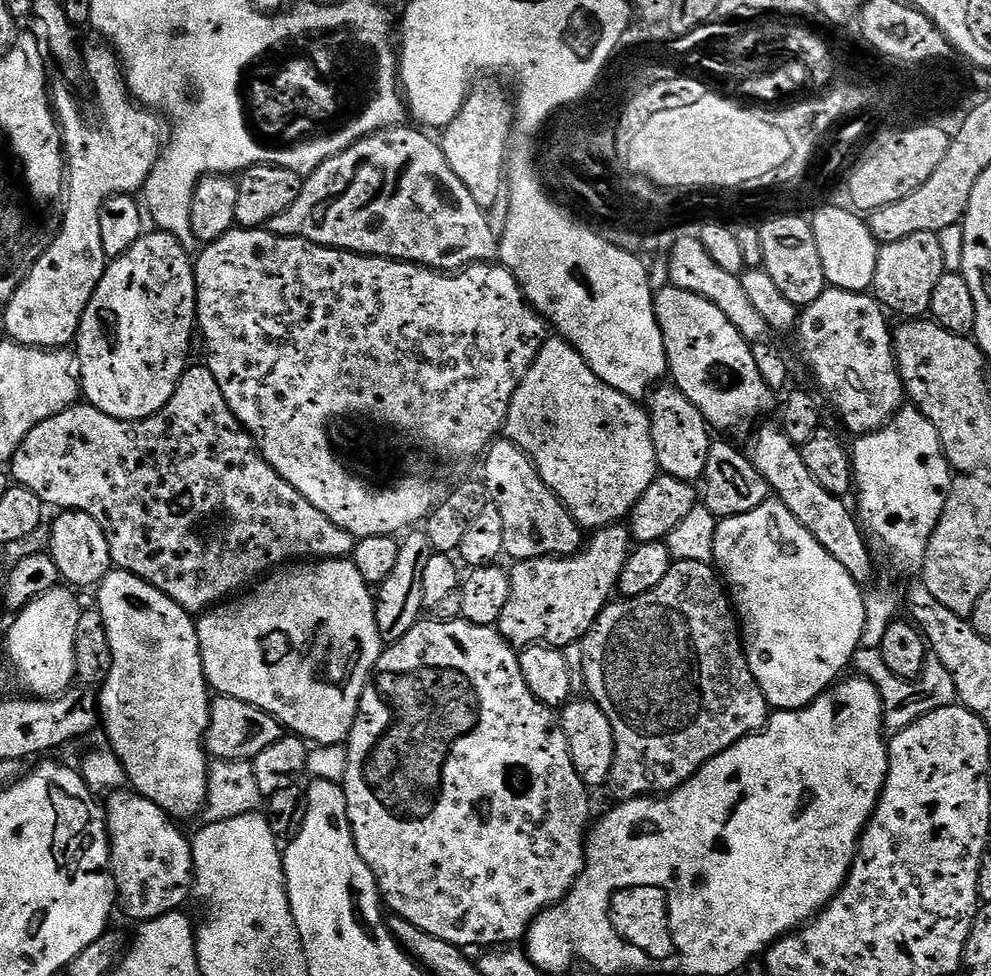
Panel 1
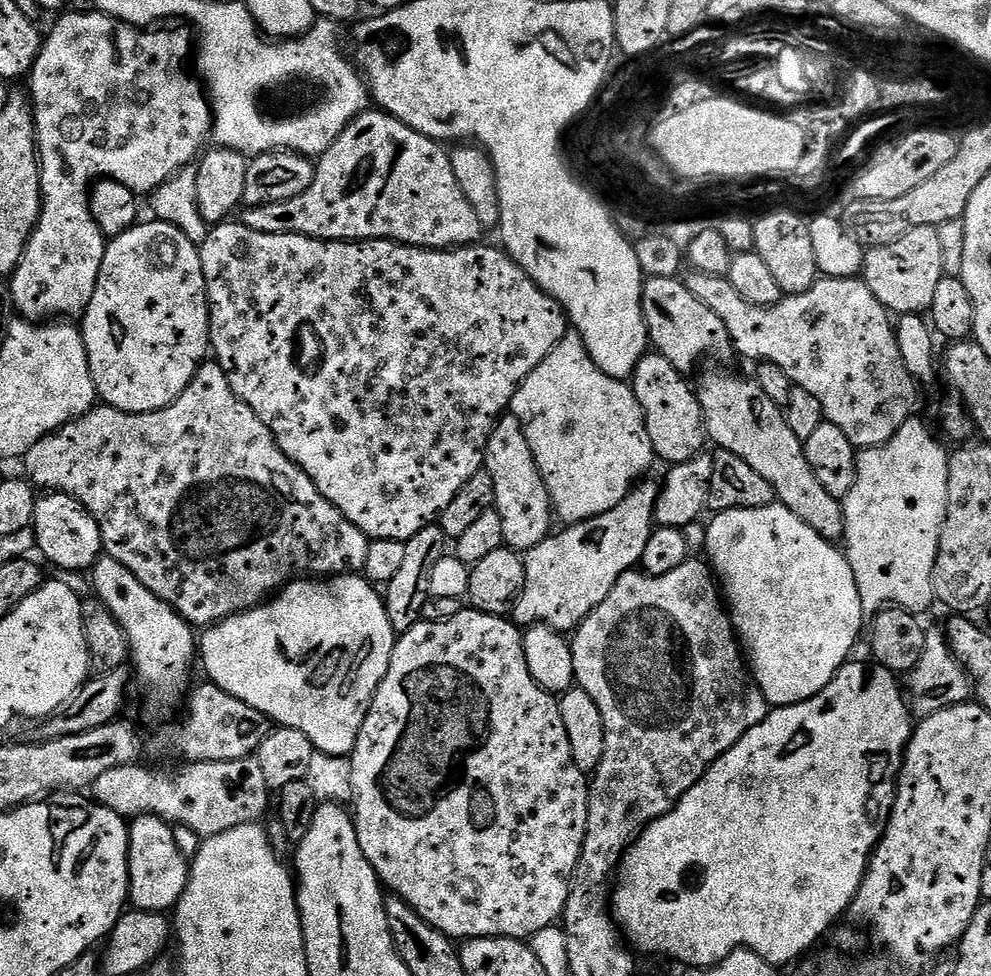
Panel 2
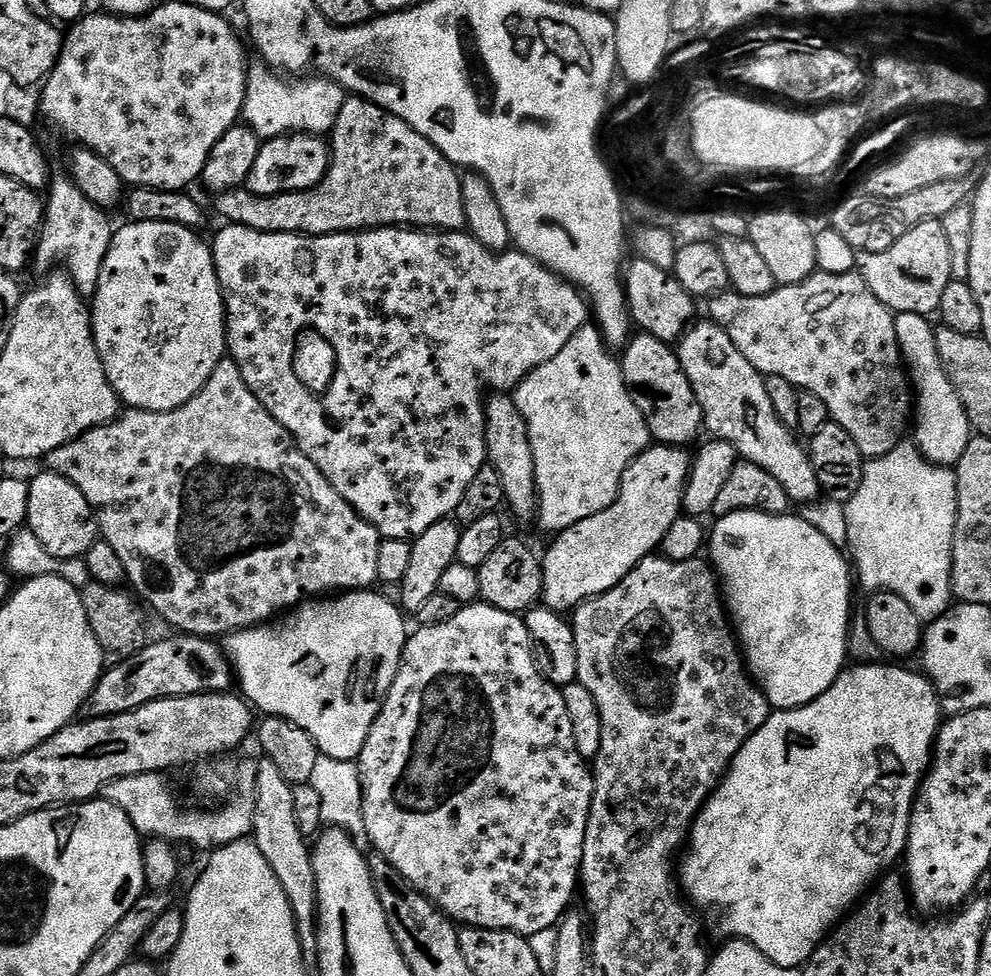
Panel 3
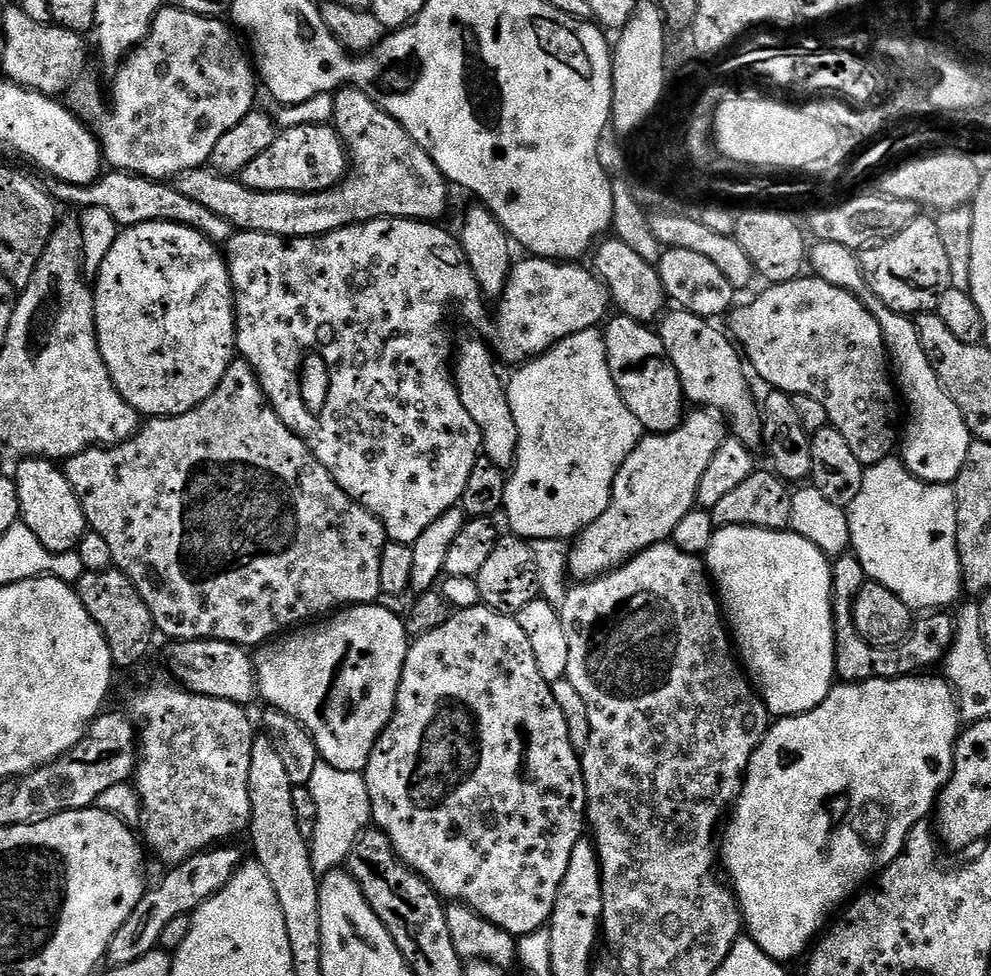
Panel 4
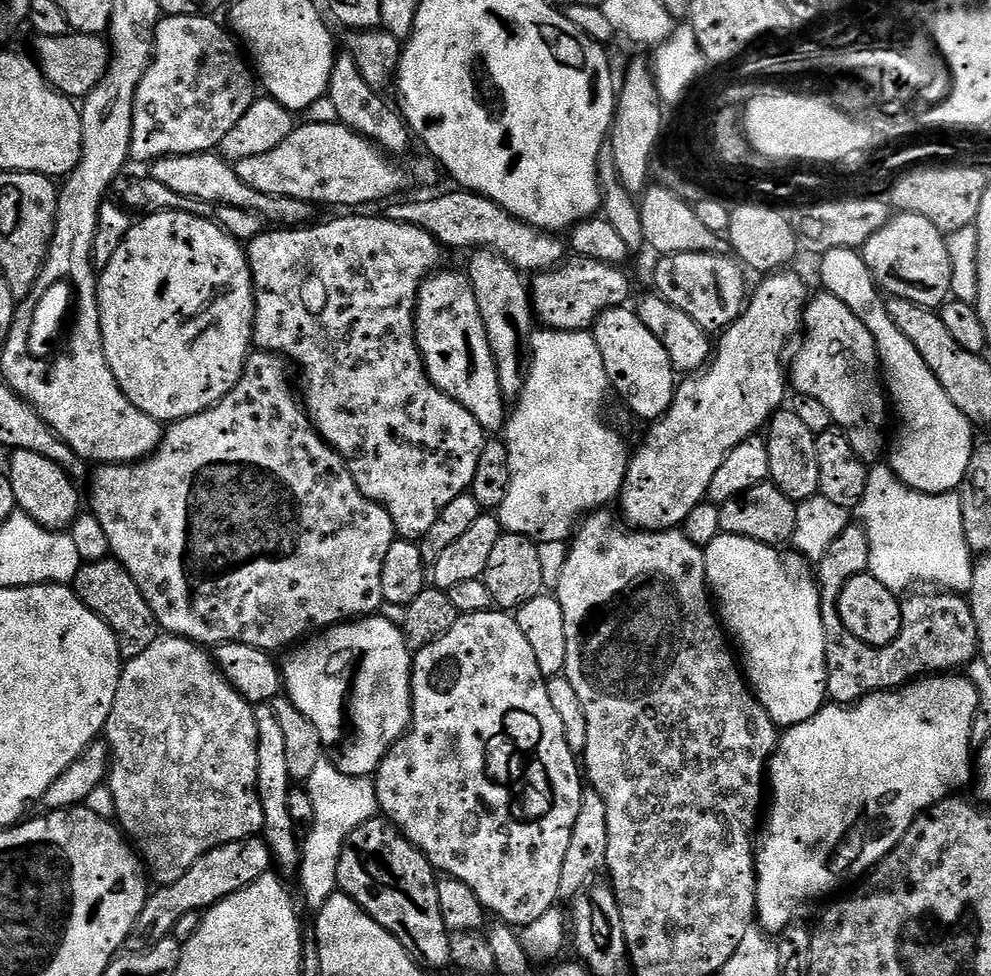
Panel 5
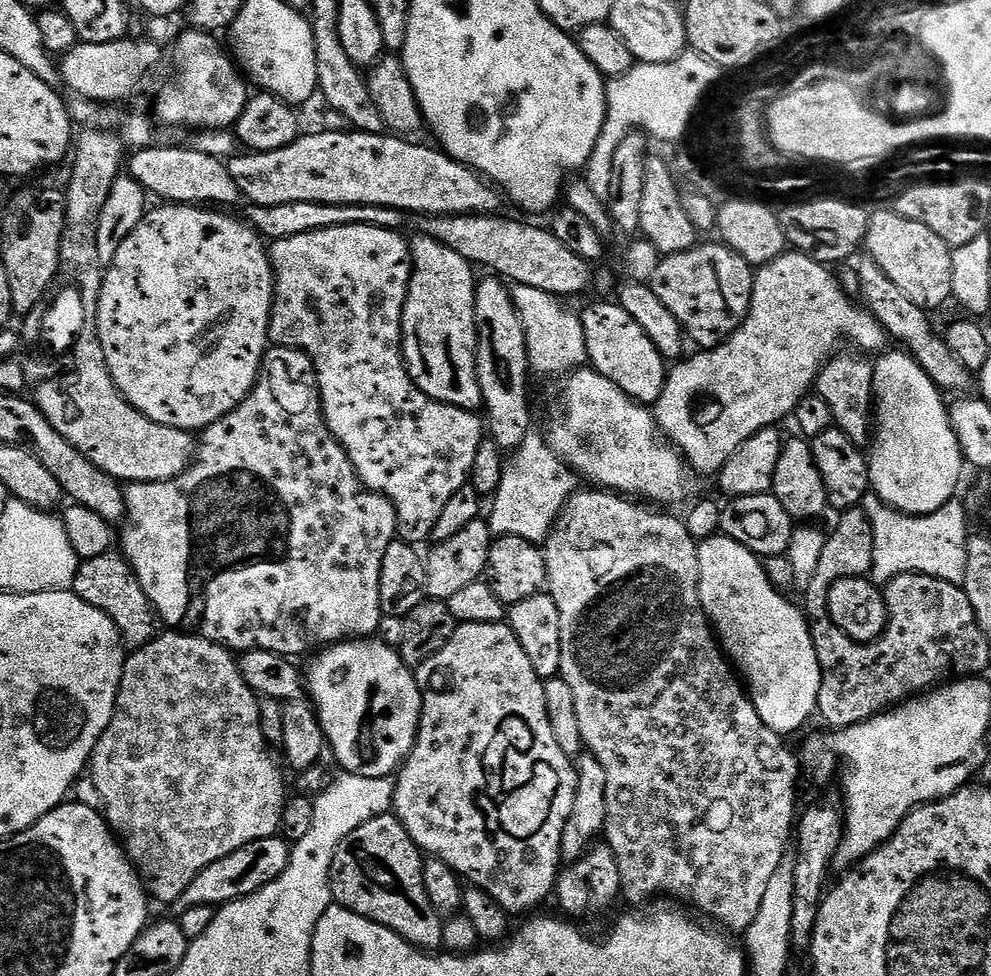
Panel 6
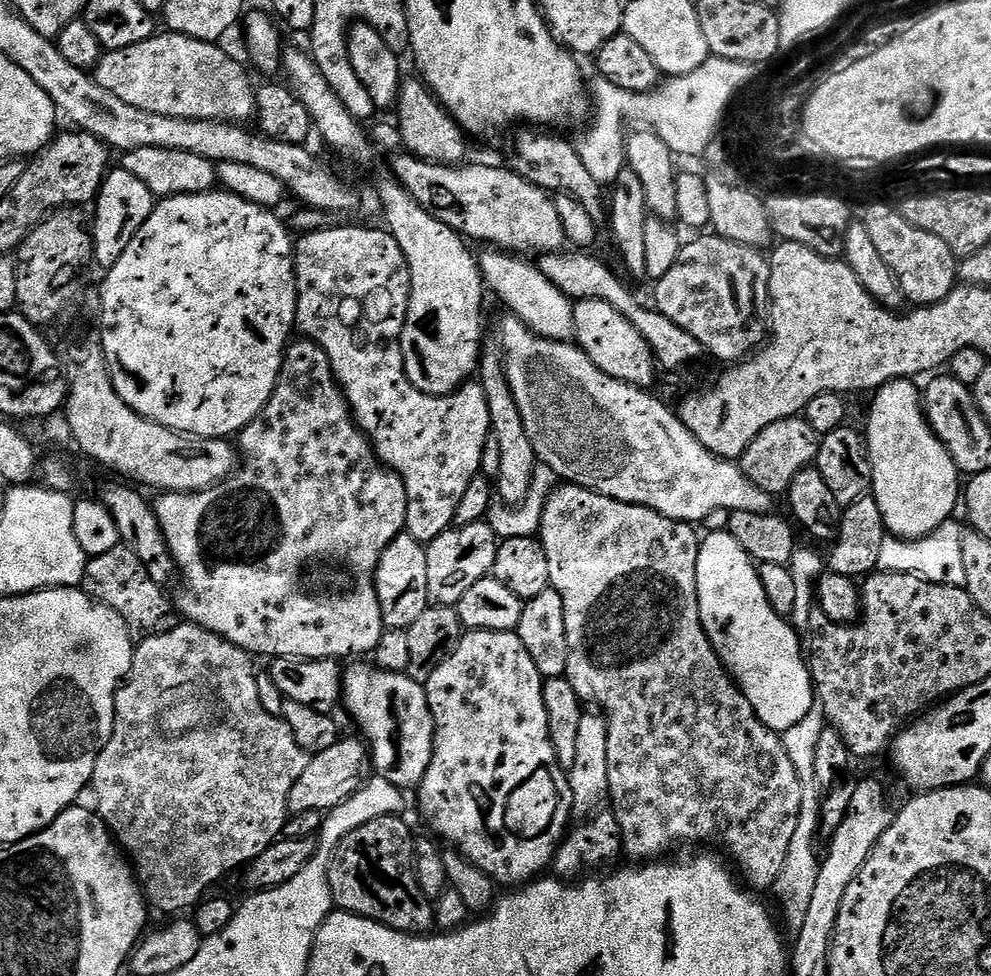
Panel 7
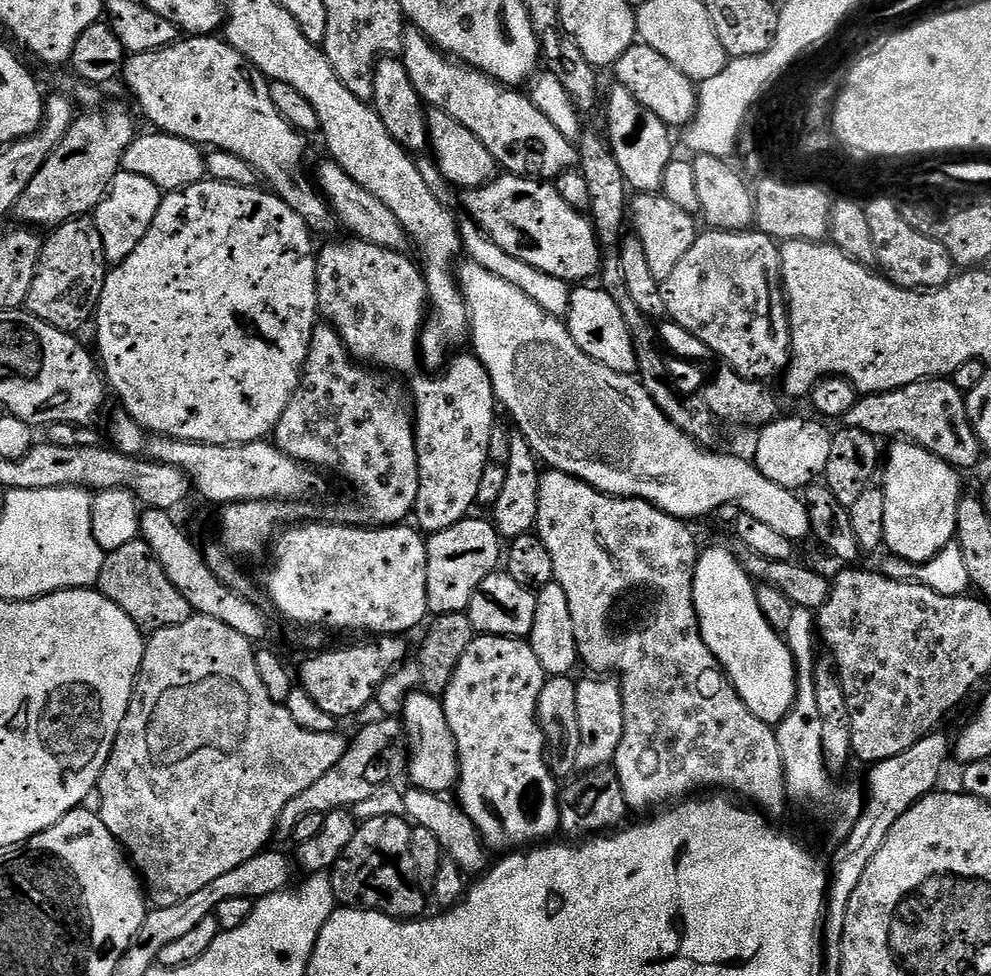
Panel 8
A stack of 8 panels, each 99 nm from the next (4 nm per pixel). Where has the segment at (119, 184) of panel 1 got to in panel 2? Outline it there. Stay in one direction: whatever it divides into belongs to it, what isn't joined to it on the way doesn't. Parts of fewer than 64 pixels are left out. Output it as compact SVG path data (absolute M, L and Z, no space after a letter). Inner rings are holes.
M68 10L60 18L61 20L49 32L46 32L43 37L40 52L36 56L36 61L30 73L30 81L32 80L30 103L32 117L36 123L36 151L40 162L40 199L42 203L40 205L40 220L36 223L32 237L28 239L24 257L20 259L20 264L10 277L11 307L15 311L17 308L20 311L17 313L23 319L33 322L48 322L53 318L83 317L85 310L90 306L90 298L94 298L94 286L98 282L98 274L102 266L106 237L100 232L98 222L94 222L92 211L90 210L88 197L92 185L97 180L113 180L114 182L122 182L122 186L126 186L130 191L137 194L143 194L143 192L145 194L151 193L153 190L162 187L168 180L171 180L176 173L185 171L205 151L212 135L212 121L214 119L211 103L205 89L202 87L201 81L195 75L192 77L184 73L184 59L187 58L188 51L191 48L193 51L194 48L194 36L187 27L152 26L145 30L136 27L134 24L124 24L121 20L116 20L113 16L107 16L105 12L99 10L90 12Z

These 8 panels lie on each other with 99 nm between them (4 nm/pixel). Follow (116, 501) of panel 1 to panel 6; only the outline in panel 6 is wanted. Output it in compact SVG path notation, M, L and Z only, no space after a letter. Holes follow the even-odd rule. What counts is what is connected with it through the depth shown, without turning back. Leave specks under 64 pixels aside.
M269 347L264 354L264 367L260 369L260 379L252 388L252 393L233 412L226 414L209 428L203 429L192 466L182 475L175 476L172 480L149 484L132 482L123 491L127 517L122 528L122 555L134 570L138 582L142 582L142 590L146 590L146 596L156 608L161 621L169 629L213 640L216 644L222 644L225 648L240 654L252 652L257 648L289 658L300 658L303 652L308 652L311 648L320 650L329 644L339 644L342 640L372 638L379 633L376 631L380 628L380 620L382 621L382 562L386 558L386 550L398 536L396 508L385 496L365 488L346 450L334 438L324 417L324 406L320 403L320 383L316 380L316 366L300 349Z

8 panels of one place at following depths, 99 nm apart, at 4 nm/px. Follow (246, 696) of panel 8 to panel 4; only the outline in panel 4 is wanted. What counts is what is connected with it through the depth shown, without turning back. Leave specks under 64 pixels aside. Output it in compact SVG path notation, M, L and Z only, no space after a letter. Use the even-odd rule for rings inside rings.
M166 679L156 680L142 687L130 700L129 717L138 729L138 763L134 773L134 789L140 798L139 827L144 828L142 840L147 851L157 856L164 866L175 866L183 860L189 860L197 852L203 852L213 846L219 845L227 836L240 832L249 827L252 822L252 807L250 806L250 750L254 739L252 720L247 716L245 709L234 702L226 702L222 698L210 698L181 688L175 681Z

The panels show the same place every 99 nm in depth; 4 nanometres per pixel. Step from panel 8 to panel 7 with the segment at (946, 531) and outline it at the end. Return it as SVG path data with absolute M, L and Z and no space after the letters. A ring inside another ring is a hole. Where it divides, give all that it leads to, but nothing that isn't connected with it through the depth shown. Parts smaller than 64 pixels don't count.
M911 379L892 380L876 389L871 397L872 405L868 408L868 453L872 467L872 491L870 495L878 502L878 510L882 510L884 527L893 537L901 540L921 540L929 536L938 526L953 519L952 511L962 500L962 473L956 468L954 458L946 450L946 446L934 434L924 414L922 392L915 388Z

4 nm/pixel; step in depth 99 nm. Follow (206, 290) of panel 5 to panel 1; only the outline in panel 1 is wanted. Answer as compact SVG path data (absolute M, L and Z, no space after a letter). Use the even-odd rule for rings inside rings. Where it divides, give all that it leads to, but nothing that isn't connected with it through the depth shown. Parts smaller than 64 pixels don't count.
M159 230L145 231L144 235L138 238L138 242L134 242L134 246L130 246L130 250L126 250L126 254L115 257L105 267L102 282L98 282L98 286L90 298L90 306L86 306L86 314L82 314L80 333L76 335L74 341L74 351L77 358L80 359L80 387L83 399L87 403L93 404L98 410L102 410L102 414L110 414L110 418L119 420L145 420L153 416L155 412L162 411L166 402L170 402L184 369L189 367L188 351L192 348L192 332L194 336L197 328L196 269L193 257L178 242L178 238Z

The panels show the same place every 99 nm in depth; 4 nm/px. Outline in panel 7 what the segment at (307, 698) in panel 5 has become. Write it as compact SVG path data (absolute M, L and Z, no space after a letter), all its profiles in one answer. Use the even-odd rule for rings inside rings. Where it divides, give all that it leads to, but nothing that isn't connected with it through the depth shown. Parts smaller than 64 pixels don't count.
M352 662L342 672L342 704L360 723L363 739L370 749L370 764L379 779L390 782L402 790L415 789L422 782L434 754L434 718L424 693L423 683L400 672L383 672L380 668L371 668L368 662Z

